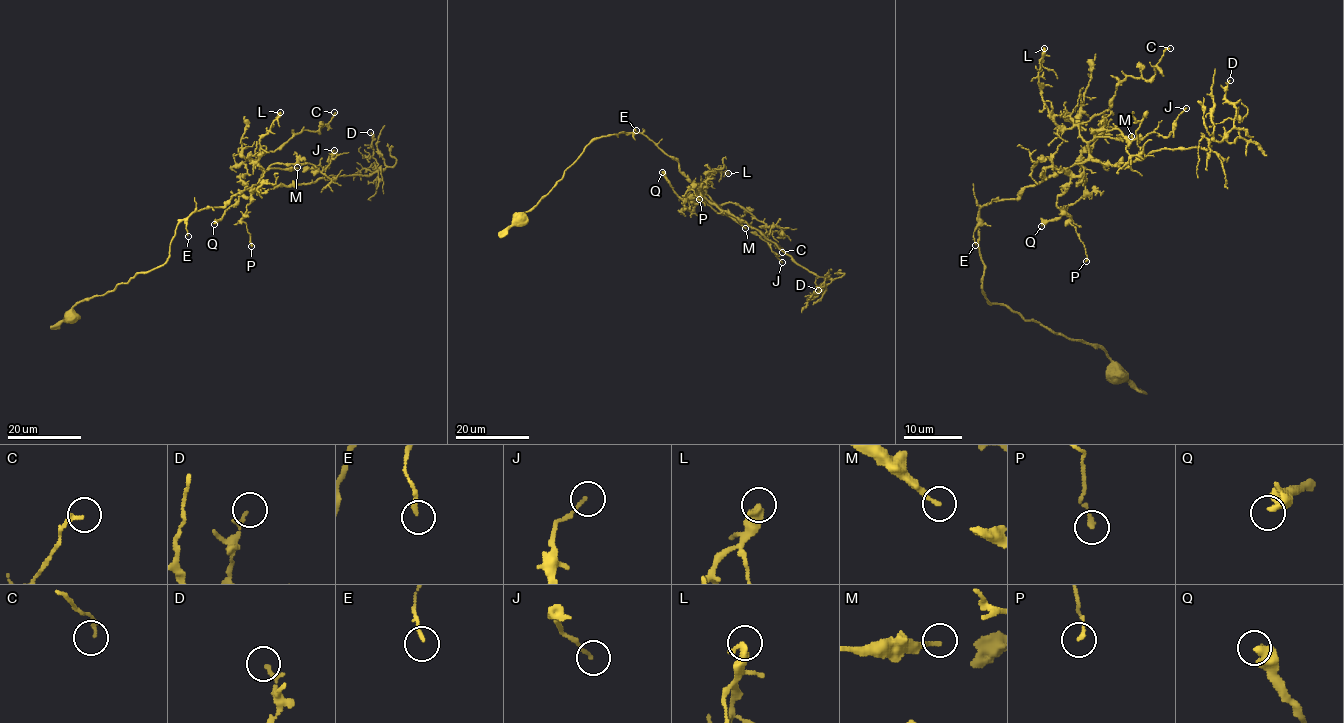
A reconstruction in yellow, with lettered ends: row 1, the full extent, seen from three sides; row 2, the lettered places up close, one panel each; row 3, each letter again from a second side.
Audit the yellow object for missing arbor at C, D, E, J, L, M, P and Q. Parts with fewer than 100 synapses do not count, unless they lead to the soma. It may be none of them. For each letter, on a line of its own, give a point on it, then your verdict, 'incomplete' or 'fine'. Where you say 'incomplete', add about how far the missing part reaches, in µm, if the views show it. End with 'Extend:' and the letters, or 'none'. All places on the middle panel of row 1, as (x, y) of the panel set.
C: at (782, 252); fine
D: at (818, 290); fine
E: at (636, 130); fine
J: at (782, 262); fine
L: at (728, 173); fine
M: at (745, 228); fine
P: at (699, 199); fine
Q: at (662, 172); fine
Extend: none

